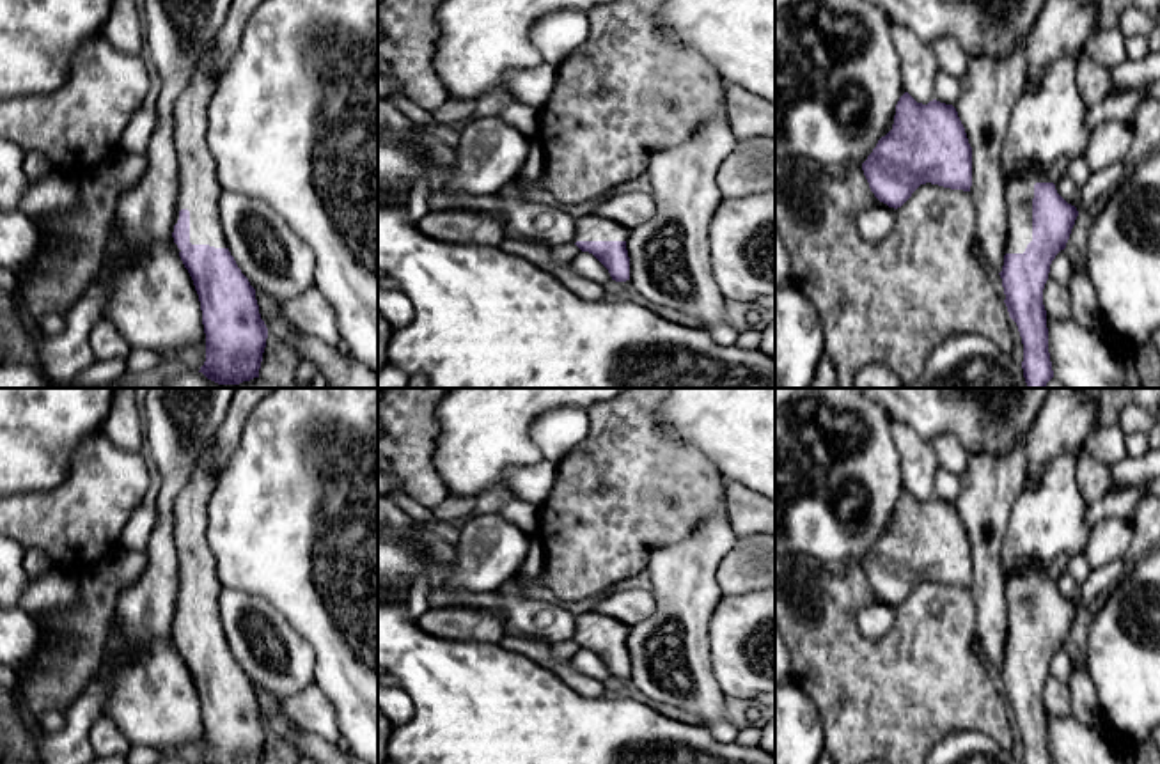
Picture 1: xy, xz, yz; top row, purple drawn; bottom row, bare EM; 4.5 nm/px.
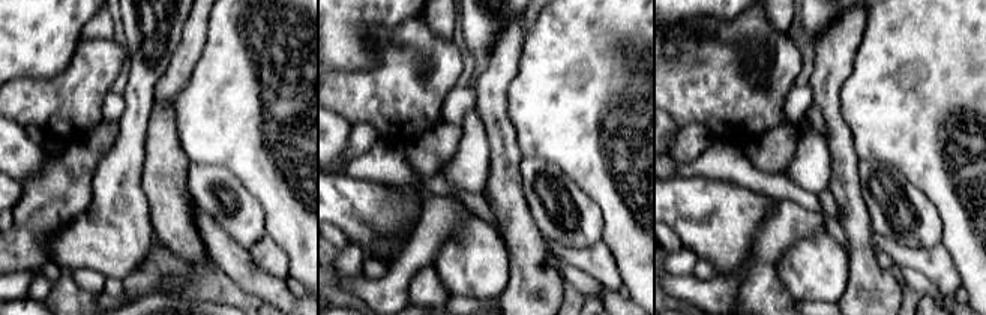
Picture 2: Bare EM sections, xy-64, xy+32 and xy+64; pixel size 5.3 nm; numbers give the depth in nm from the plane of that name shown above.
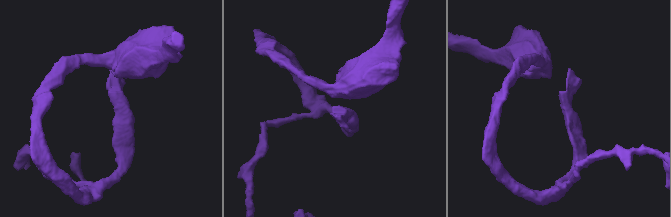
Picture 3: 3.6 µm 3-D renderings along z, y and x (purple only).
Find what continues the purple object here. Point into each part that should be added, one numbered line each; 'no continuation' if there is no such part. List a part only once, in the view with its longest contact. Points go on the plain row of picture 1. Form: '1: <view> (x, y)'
1: yz (1020, 585)

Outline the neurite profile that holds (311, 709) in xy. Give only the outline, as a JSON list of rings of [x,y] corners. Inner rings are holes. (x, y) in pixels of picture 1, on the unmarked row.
[[[316,684],[278,700],[286,718],[326,741],[339,743],[341,732],[333,704]]]

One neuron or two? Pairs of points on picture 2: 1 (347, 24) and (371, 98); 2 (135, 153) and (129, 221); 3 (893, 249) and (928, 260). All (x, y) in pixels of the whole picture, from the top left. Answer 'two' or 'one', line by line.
1: two
2: one
3: one

